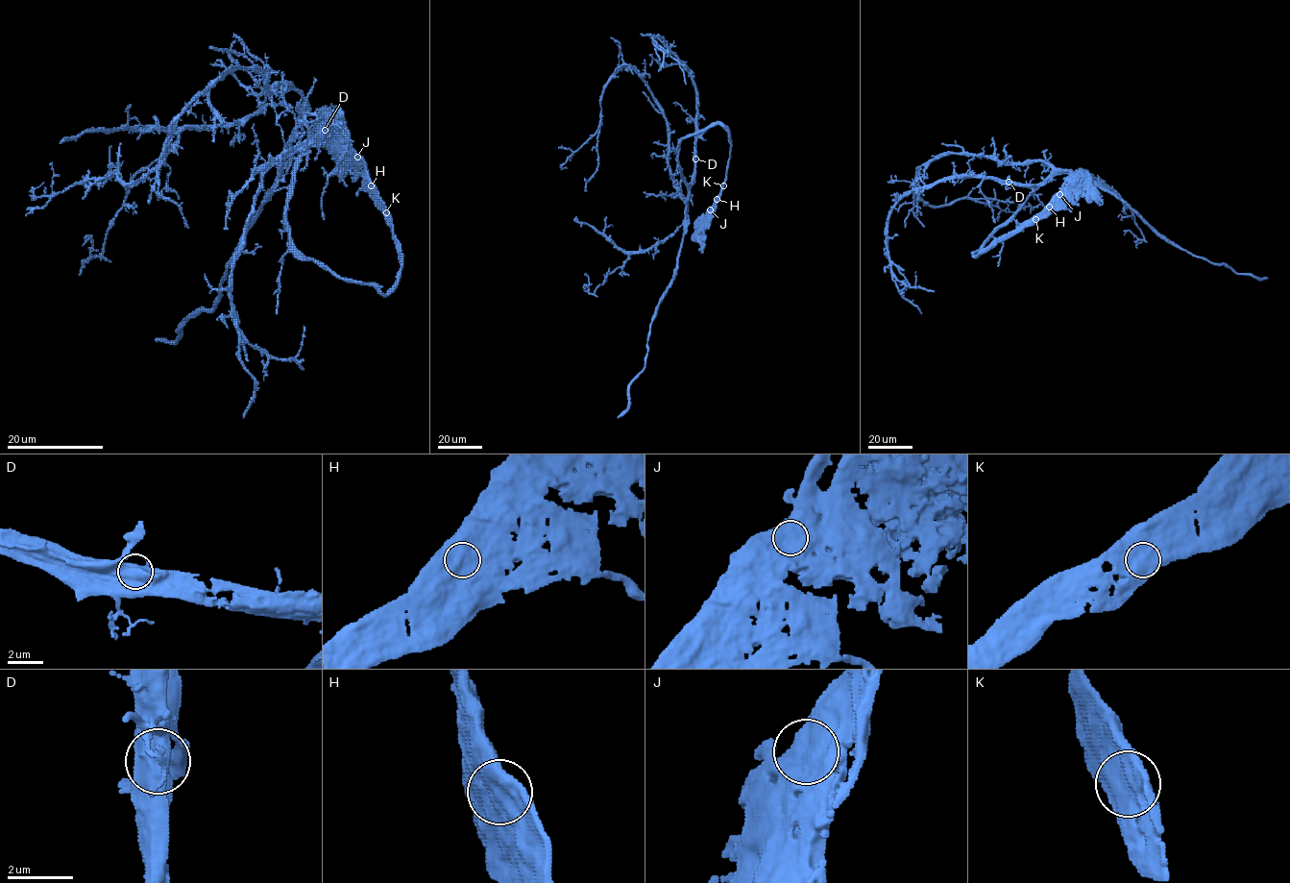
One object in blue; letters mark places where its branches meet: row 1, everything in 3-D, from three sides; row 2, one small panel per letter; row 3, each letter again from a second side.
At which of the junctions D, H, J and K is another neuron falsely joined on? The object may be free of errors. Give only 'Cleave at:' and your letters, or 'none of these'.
Cleave at: none of these

